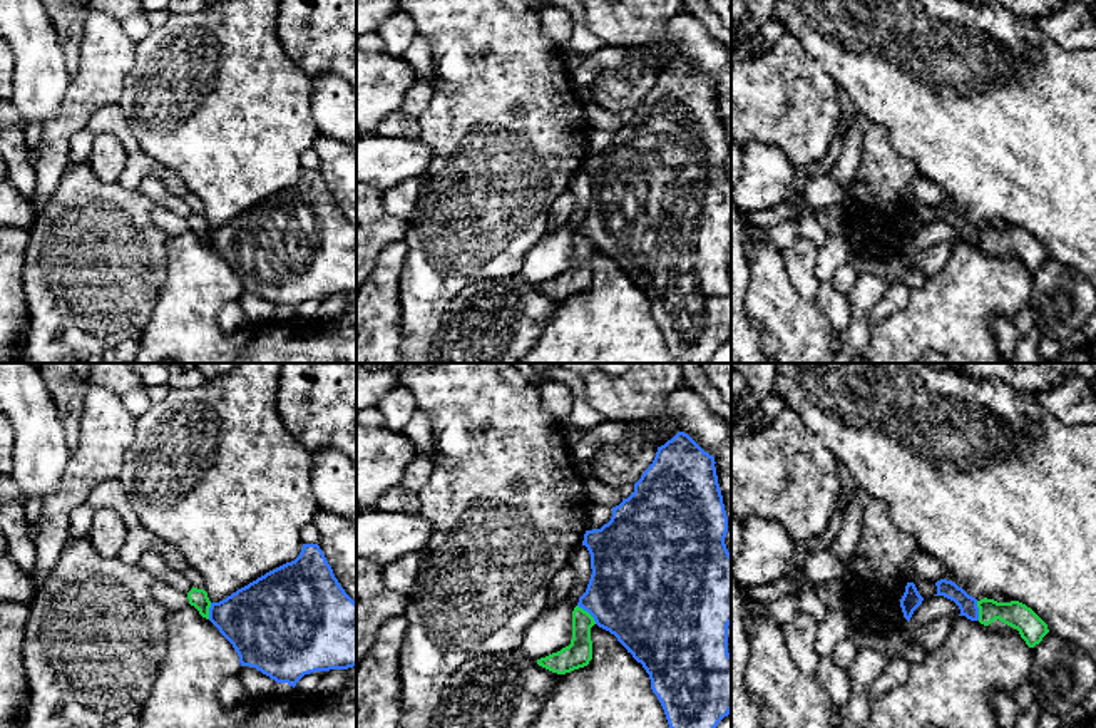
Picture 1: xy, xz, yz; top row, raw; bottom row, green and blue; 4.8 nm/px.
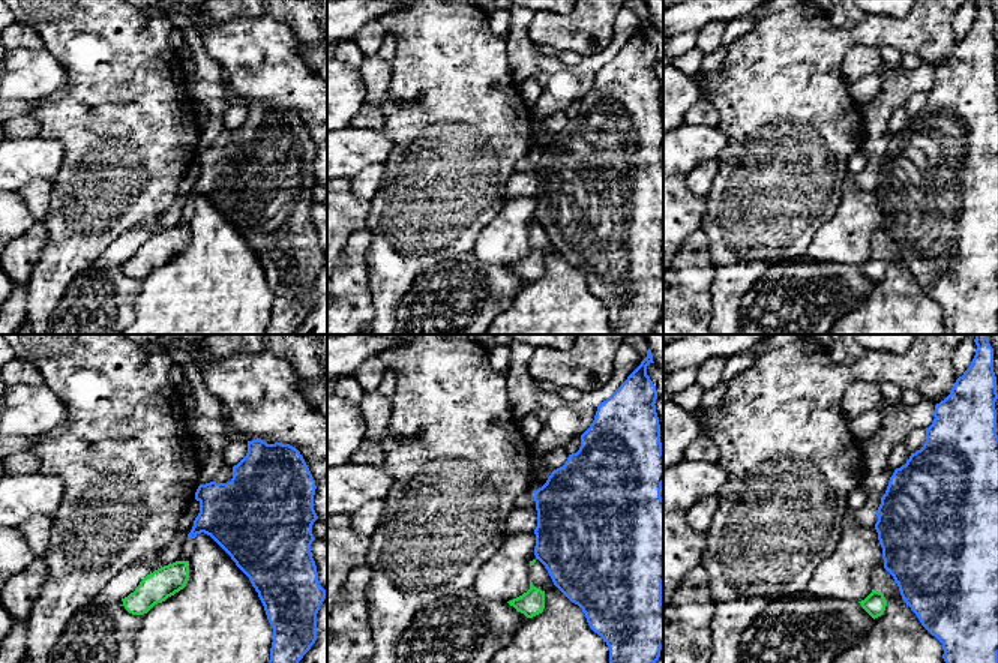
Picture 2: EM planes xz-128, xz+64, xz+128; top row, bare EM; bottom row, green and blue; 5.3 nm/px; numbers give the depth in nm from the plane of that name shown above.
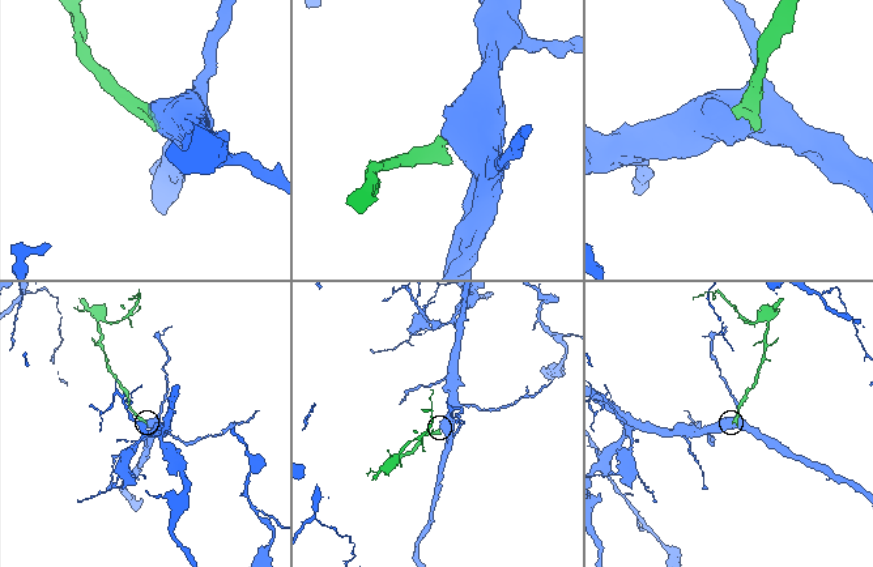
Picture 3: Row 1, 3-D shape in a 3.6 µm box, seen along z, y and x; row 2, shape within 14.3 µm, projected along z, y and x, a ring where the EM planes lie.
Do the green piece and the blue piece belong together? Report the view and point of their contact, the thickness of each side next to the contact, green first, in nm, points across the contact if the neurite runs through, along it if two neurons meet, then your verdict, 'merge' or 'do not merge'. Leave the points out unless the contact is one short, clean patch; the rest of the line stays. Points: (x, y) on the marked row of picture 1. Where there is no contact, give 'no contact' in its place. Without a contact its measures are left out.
meets green in xz at (588, 613); 130 nm thick on the green side, 460 nm on the other; border along xz (578, 604), (596, 623); do not merge

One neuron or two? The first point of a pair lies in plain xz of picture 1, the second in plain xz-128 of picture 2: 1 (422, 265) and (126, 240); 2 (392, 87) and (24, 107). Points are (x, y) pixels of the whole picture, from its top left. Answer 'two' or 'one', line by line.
1: two
2: two

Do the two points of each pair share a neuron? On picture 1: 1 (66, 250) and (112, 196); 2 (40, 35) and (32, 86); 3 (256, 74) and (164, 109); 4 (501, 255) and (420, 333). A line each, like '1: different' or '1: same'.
1: same
2: same
3: same
4: same

